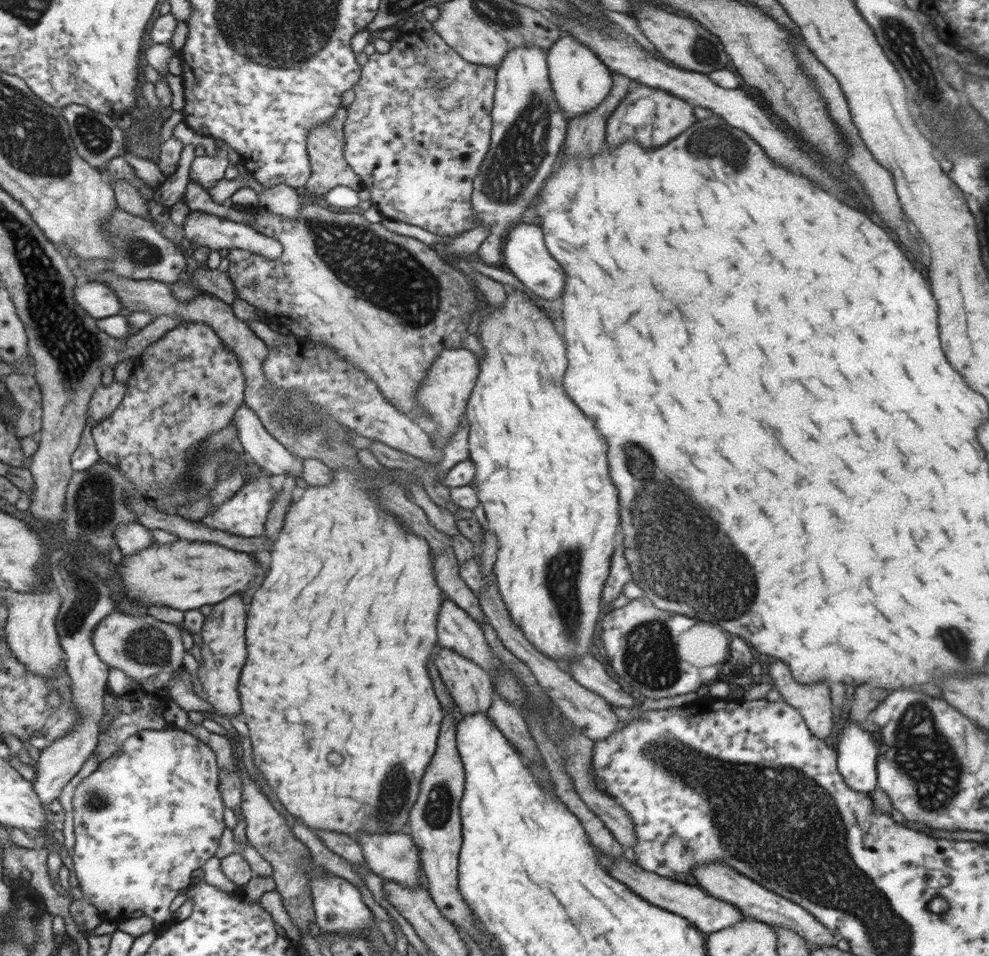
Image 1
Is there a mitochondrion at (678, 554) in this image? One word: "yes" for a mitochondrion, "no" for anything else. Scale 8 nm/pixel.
yes

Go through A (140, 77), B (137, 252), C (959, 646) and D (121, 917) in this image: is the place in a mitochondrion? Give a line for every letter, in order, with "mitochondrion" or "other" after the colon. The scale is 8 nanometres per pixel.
A: other
B: mitochondrion
C: mitochondrion
D: other

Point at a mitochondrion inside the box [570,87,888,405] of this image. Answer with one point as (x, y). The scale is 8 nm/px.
(724, 151)

